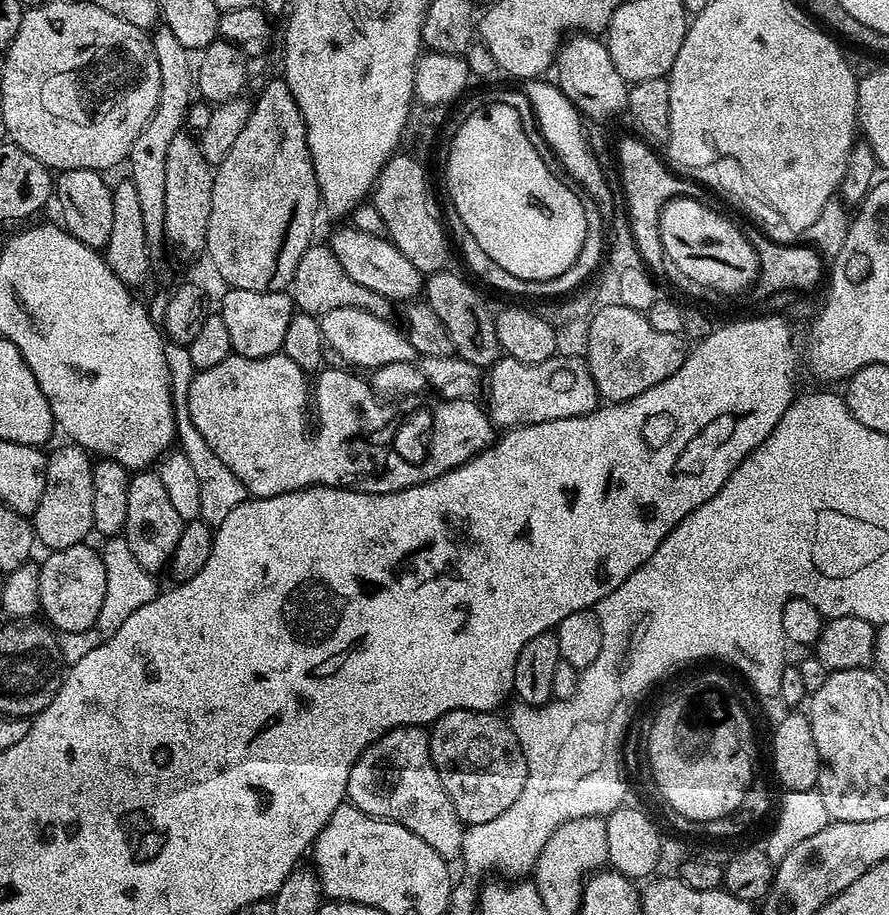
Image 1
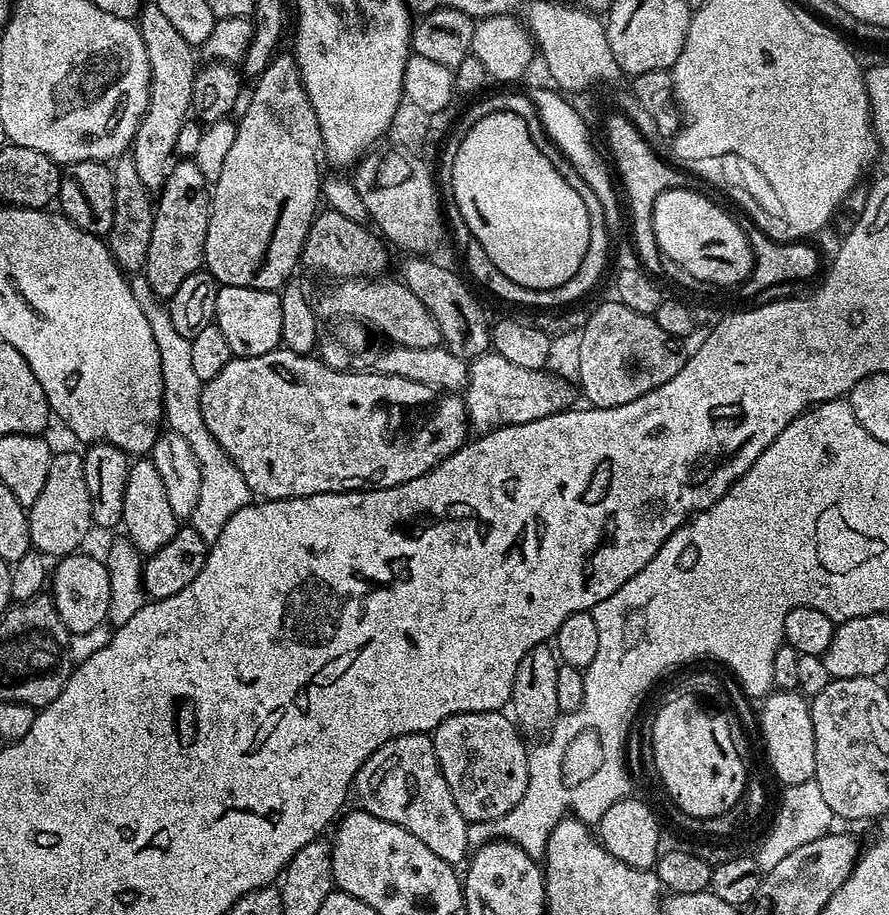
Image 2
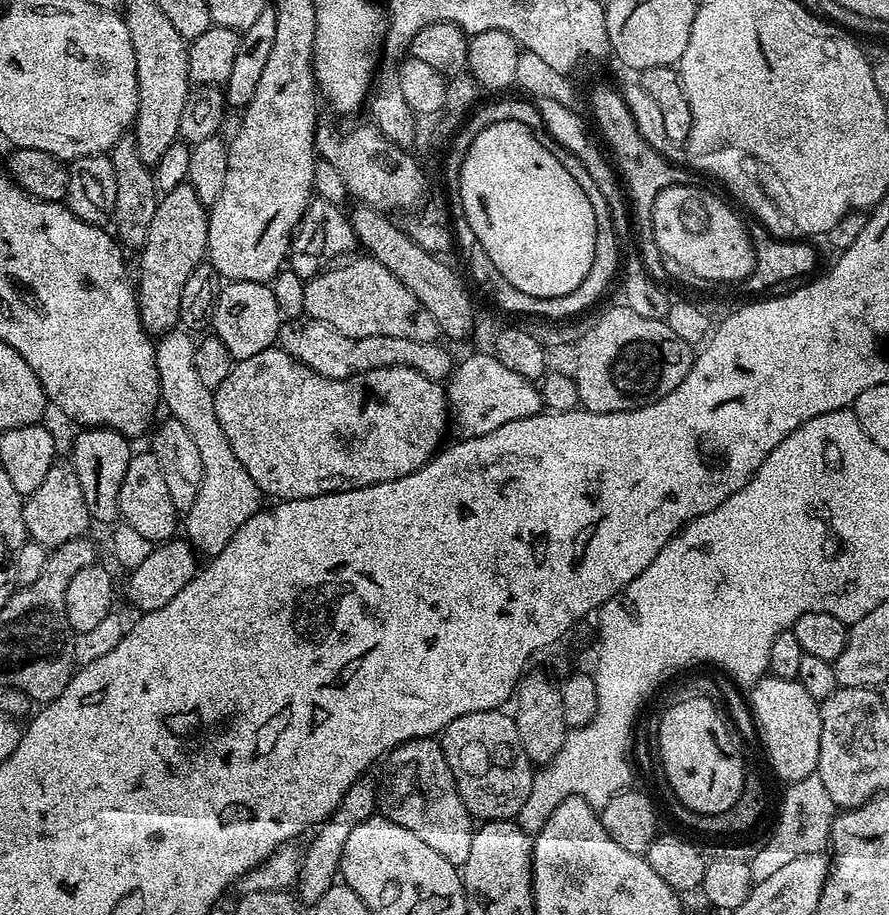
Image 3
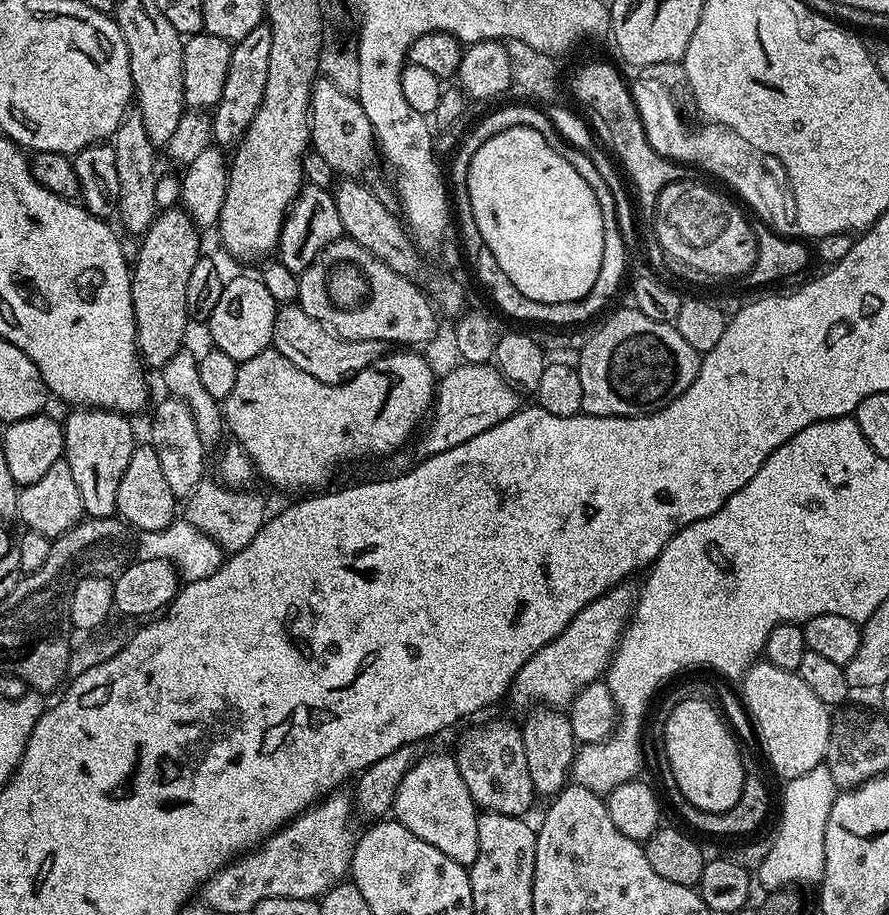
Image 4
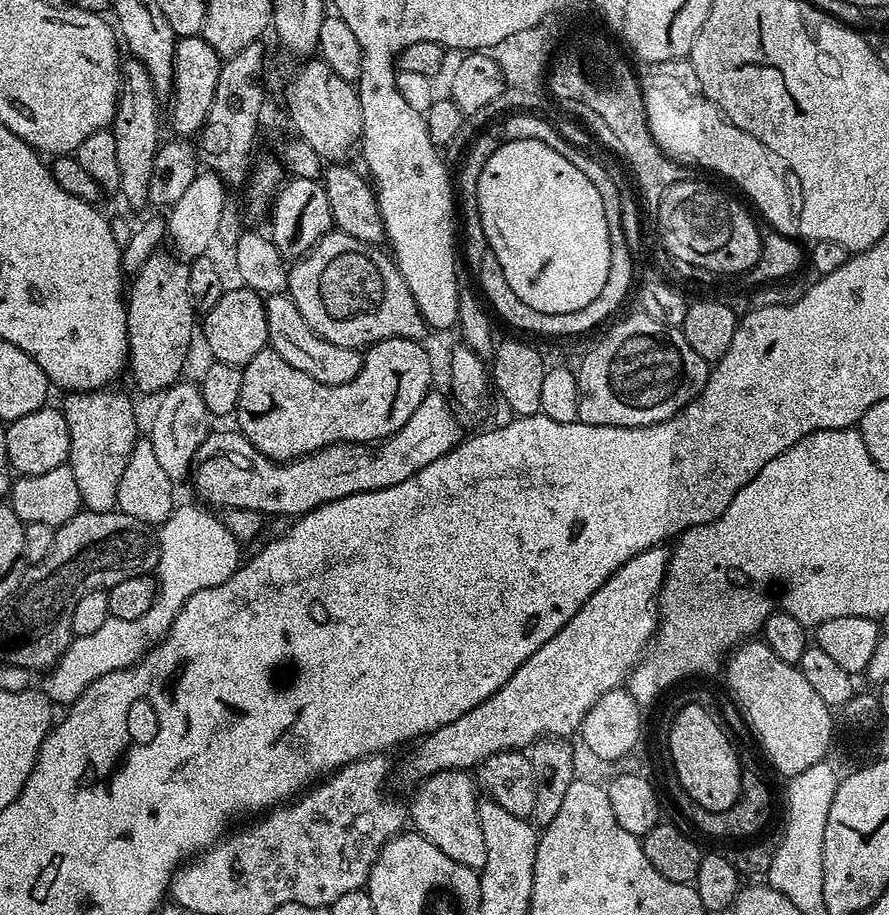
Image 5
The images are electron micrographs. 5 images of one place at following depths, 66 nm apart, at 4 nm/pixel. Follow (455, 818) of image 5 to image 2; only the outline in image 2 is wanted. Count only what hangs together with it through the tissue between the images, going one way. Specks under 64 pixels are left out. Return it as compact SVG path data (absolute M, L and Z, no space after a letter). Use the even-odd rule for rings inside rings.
M429 733L402 734L374 750L356 775L354 796L360 799L359 807L365 812L374 814L374 818L382 818L386 822L394 822L394 826L402 826L402 830L410 830L418 842L430 846L438 858L448 864L460 866L469 859L470 845L468 843L468 821L464 820L462 813L454 804L454 797L447 785L446 778L440 772L438 758L435 757L432 737Z

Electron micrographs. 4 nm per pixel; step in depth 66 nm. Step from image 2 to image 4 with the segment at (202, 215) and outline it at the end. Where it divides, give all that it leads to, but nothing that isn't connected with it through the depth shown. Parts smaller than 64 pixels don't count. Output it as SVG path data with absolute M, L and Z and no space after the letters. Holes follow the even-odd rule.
M183 207L159 213L143 233L140 253L131 265L132 301L136 323L136 347L149 369L160 370L185 347L184 331L190 324L186 290L194 264L202 257L200 236L194 221Z

